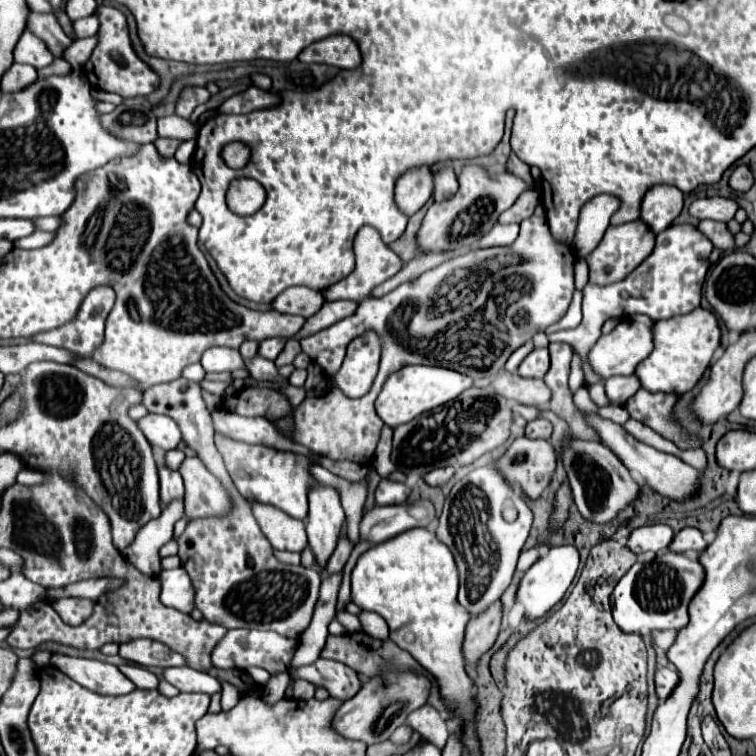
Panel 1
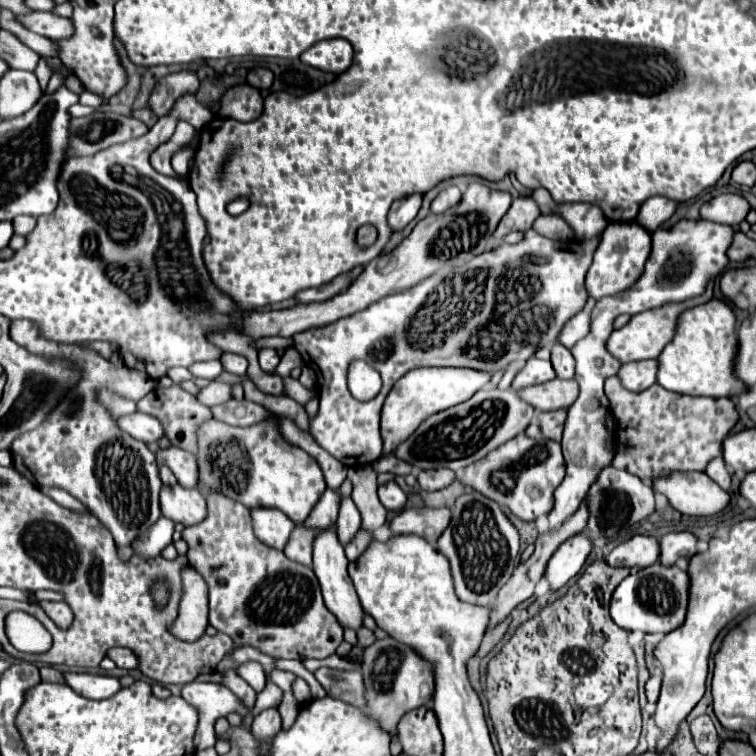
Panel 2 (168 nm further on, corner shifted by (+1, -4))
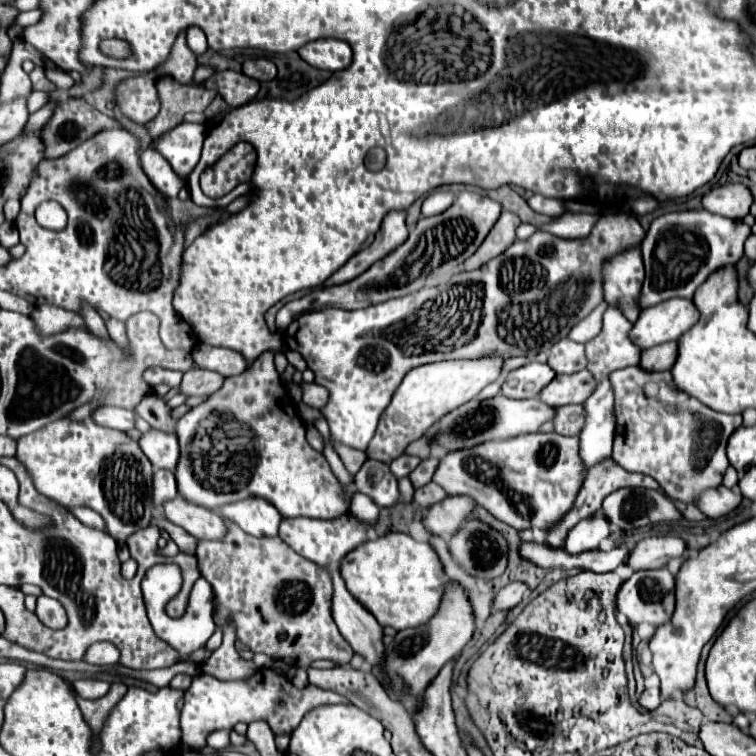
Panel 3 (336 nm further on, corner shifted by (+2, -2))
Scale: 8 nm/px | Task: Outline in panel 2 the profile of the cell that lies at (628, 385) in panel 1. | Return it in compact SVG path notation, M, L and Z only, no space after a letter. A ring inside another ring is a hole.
M644 360L638 364L624 364L618 374L620 384L630 392L642 392L650 388L656 380L656 360Z

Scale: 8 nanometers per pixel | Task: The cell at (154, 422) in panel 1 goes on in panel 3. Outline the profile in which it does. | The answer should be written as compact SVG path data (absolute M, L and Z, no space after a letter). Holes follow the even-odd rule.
M99 406L91 412L93 422L99 426L115 428L115 430L131 430L135 428L135 412L119 408L119 406Z

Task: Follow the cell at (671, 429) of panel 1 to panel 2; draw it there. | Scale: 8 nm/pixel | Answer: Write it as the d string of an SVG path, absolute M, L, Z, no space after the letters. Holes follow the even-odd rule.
M616 376L606 380L604 392L610 402L610 412L622 426L616 440L622 440L622 448L626 448L626 452L616 456L612 464L632 472L644 482L650 482L654 472L702 472L706 464L720 454L722 440L738 420L736 406L730 398L682 396L668 392L658 384L634 394L626 392Z

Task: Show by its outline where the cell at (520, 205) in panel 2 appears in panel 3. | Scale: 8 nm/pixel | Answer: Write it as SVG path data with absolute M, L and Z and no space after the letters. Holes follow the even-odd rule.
M507 210L501 212L497 224L491 228L489 236L479 246L479 250L465 262L463 270L477 270L479 266L489 262L491 258L503 254L515 242L515 230L519 224L521 224L521 220L517 214L507 212Z

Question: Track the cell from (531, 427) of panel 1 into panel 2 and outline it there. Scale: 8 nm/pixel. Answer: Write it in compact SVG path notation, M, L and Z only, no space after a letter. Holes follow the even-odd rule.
M554 410L540 414L540 430L546 438L560 442L562 438L562 424L566 420L566 410Z

